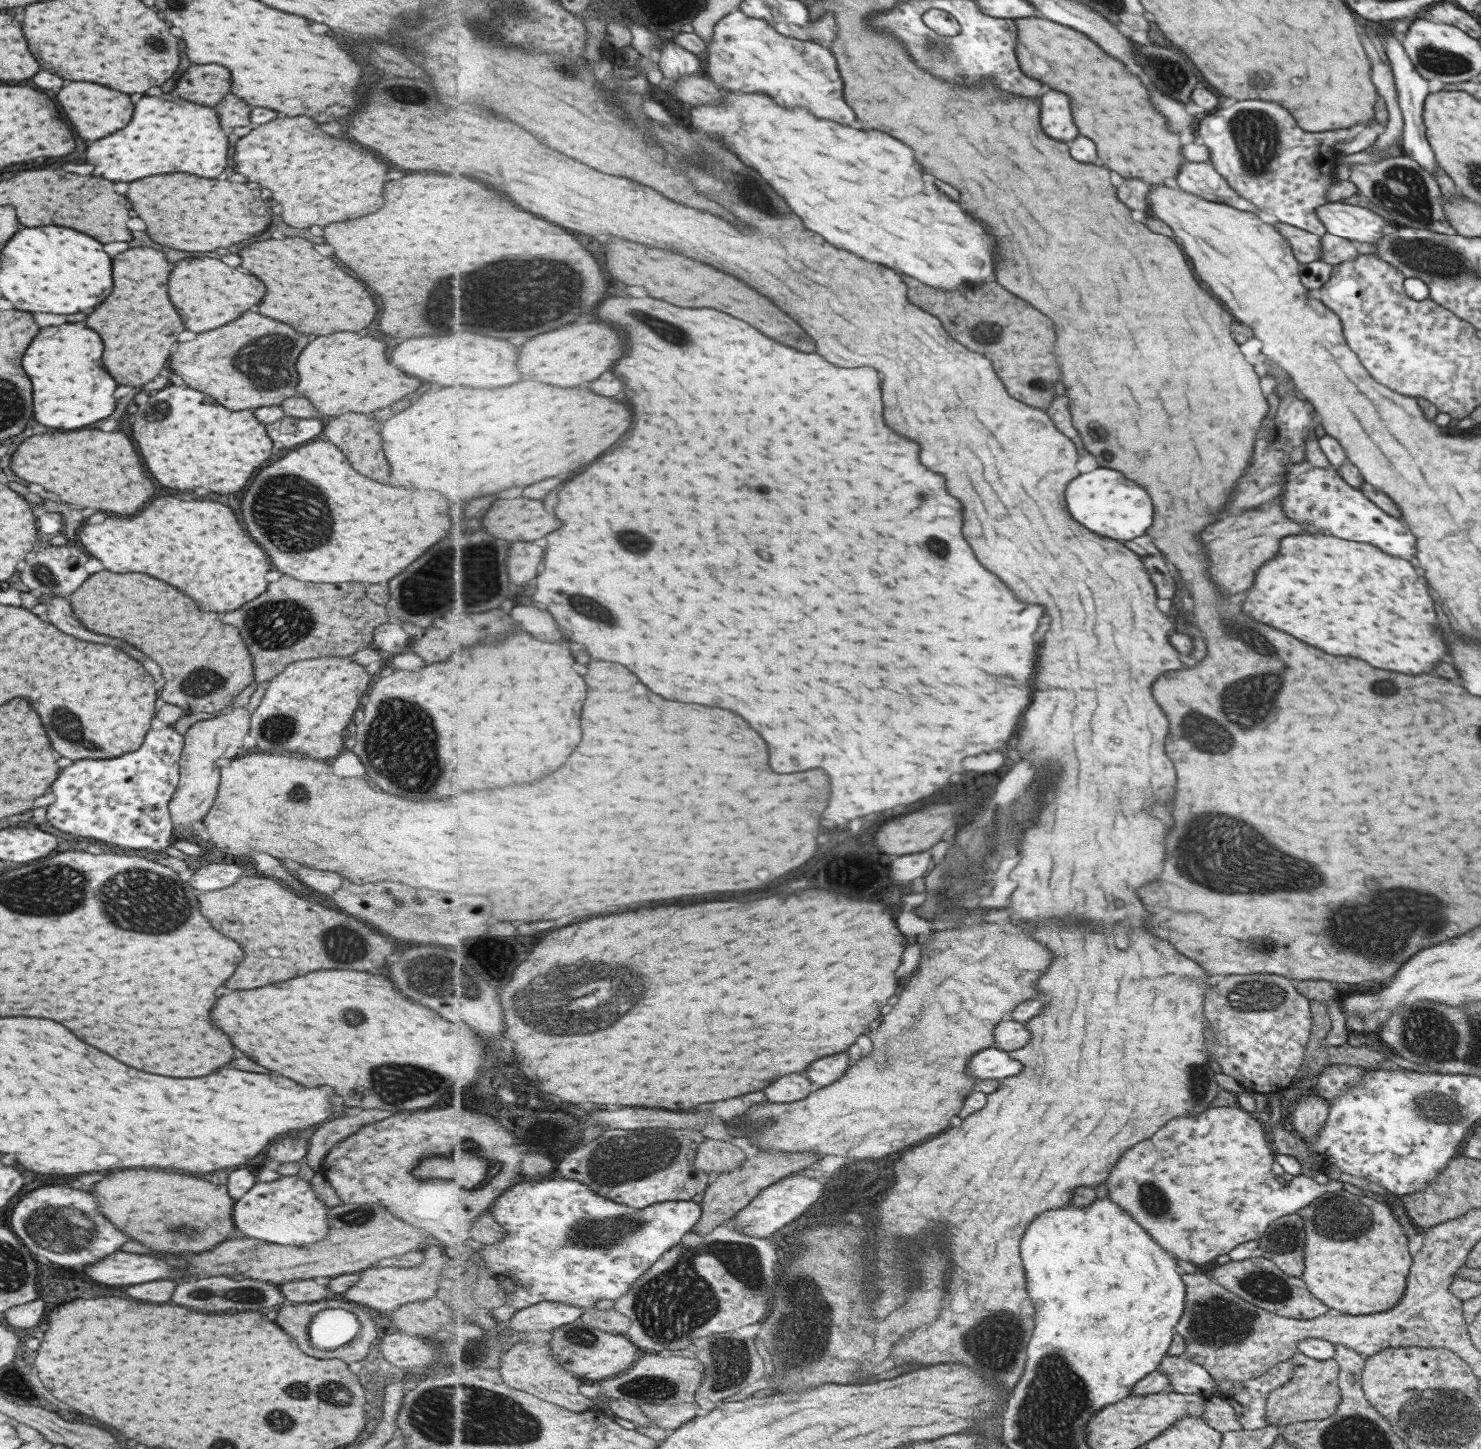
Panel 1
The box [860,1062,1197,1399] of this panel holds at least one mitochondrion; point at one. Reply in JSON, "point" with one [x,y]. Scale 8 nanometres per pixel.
{"point":[1000,1340]}

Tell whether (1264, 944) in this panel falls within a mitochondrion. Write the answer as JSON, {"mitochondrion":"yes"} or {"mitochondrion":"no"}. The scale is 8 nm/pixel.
{"mitochondrion":"yes"}

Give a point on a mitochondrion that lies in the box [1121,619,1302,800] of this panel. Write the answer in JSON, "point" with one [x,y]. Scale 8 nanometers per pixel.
{"point":[1215,738]}

